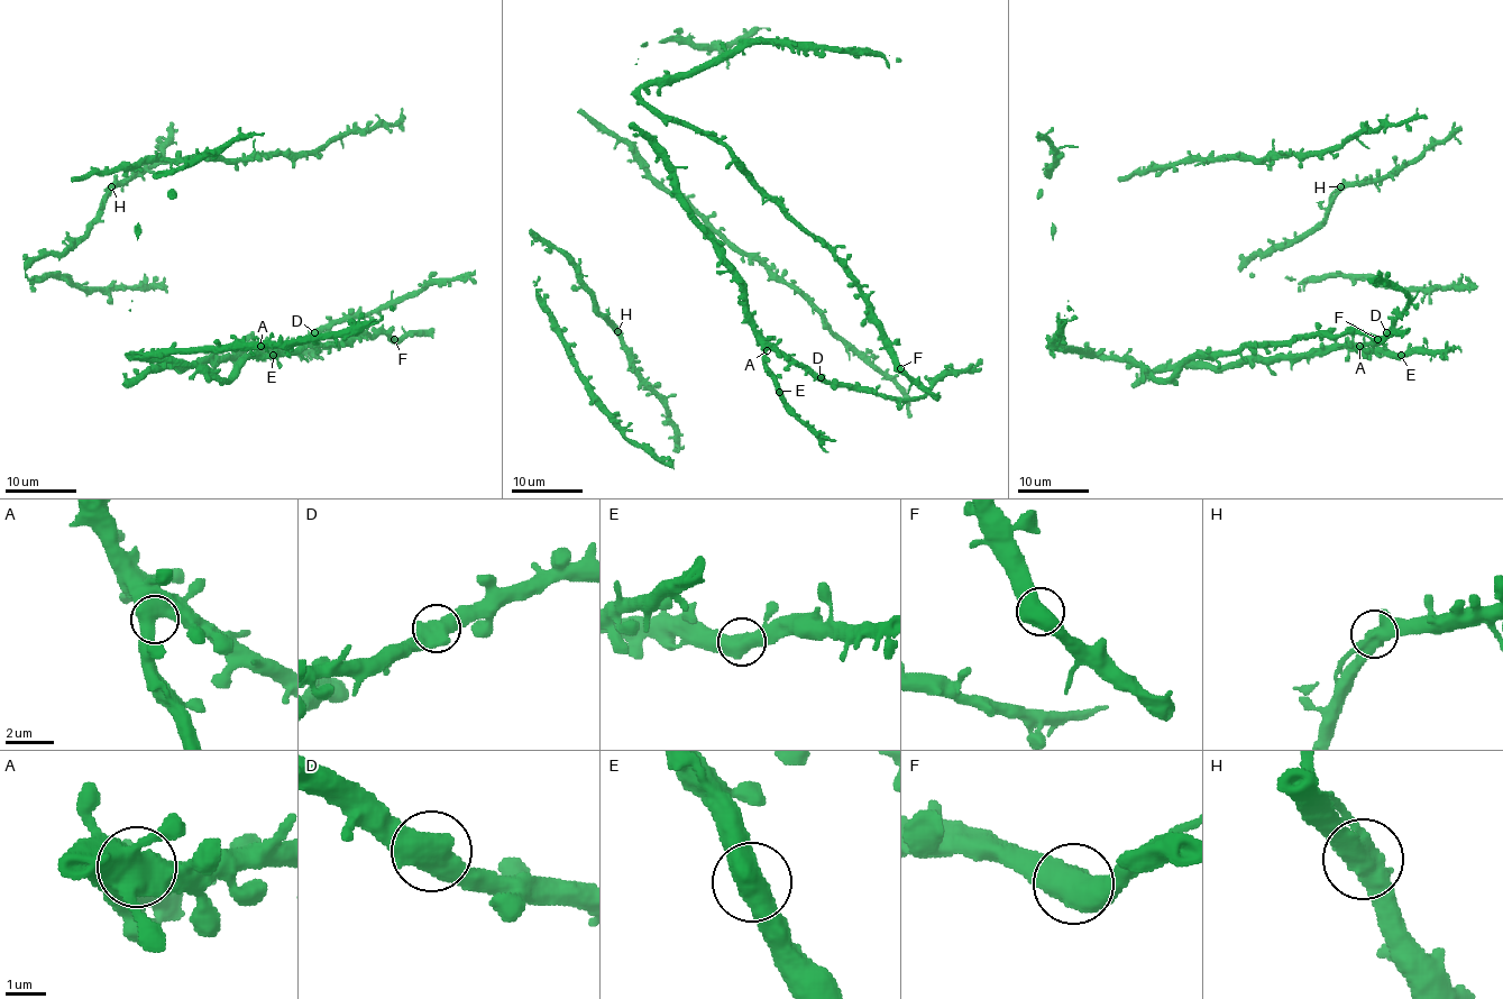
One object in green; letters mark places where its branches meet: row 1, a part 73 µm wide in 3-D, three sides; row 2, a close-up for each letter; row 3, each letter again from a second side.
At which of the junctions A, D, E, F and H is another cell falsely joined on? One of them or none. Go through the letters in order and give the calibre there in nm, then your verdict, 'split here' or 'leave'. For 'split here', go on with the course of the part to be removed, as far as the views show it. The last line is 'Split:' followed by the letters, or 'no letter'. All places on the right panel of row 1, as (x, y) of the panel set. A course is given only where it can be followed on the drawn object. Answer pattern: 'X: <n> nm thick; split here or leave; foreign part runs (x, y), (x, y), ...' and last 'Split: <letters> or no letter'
A: 600 nm thick; leave
D: 600 nm thick; leave
E: 550 nm thick; leave
F: 550 nm thick; leave
H: 600 nm thick; leave
Split: no letter

